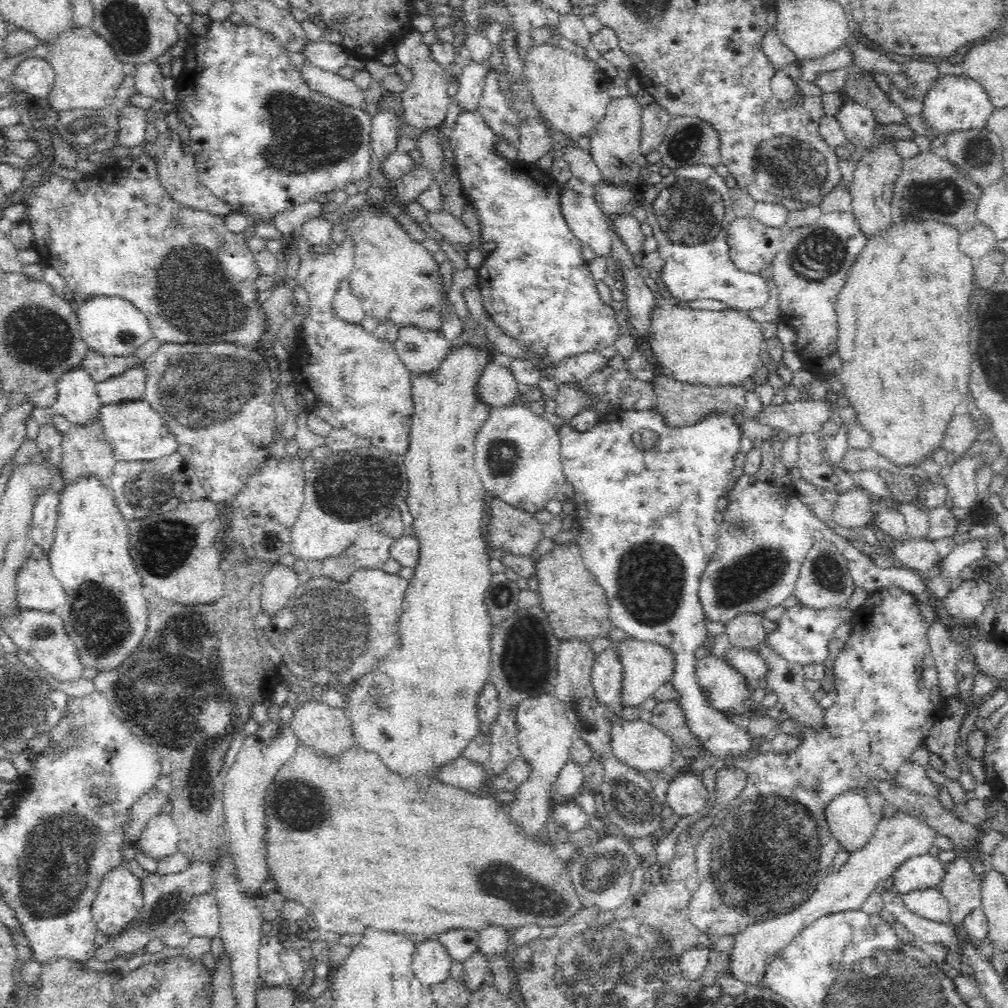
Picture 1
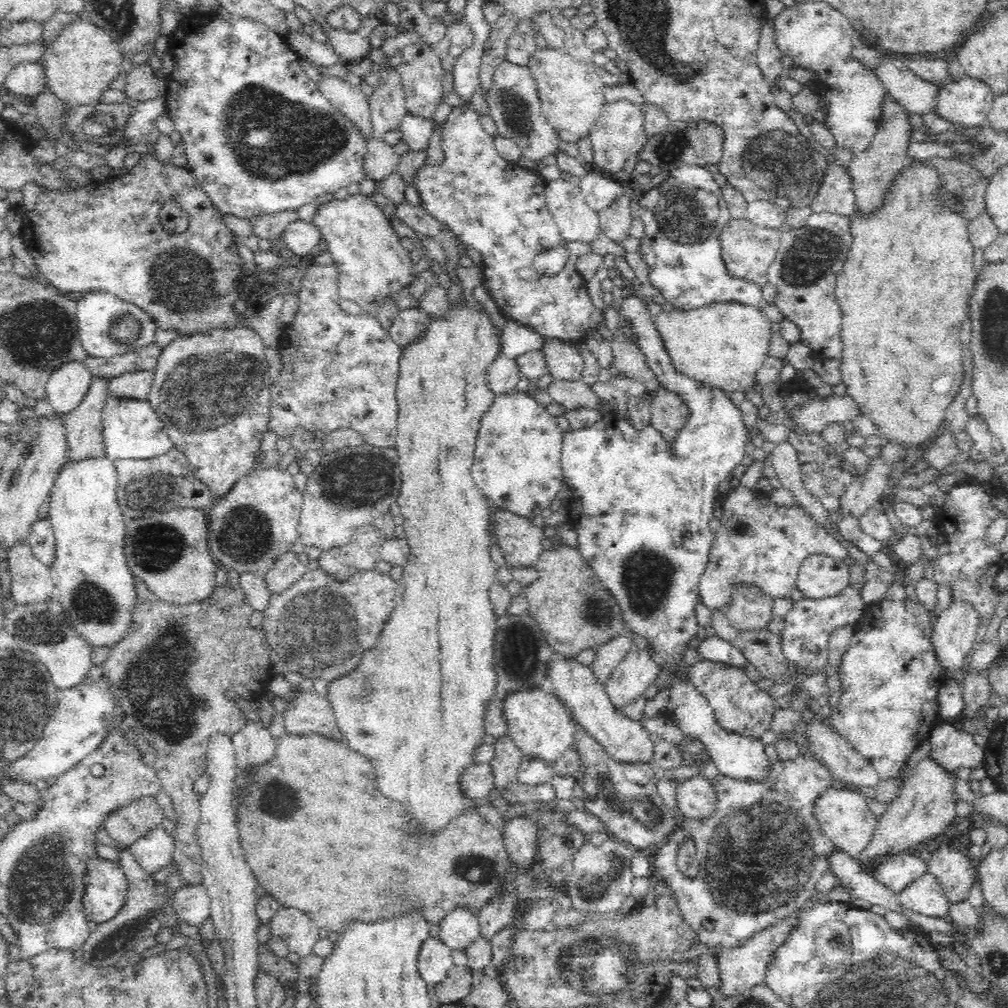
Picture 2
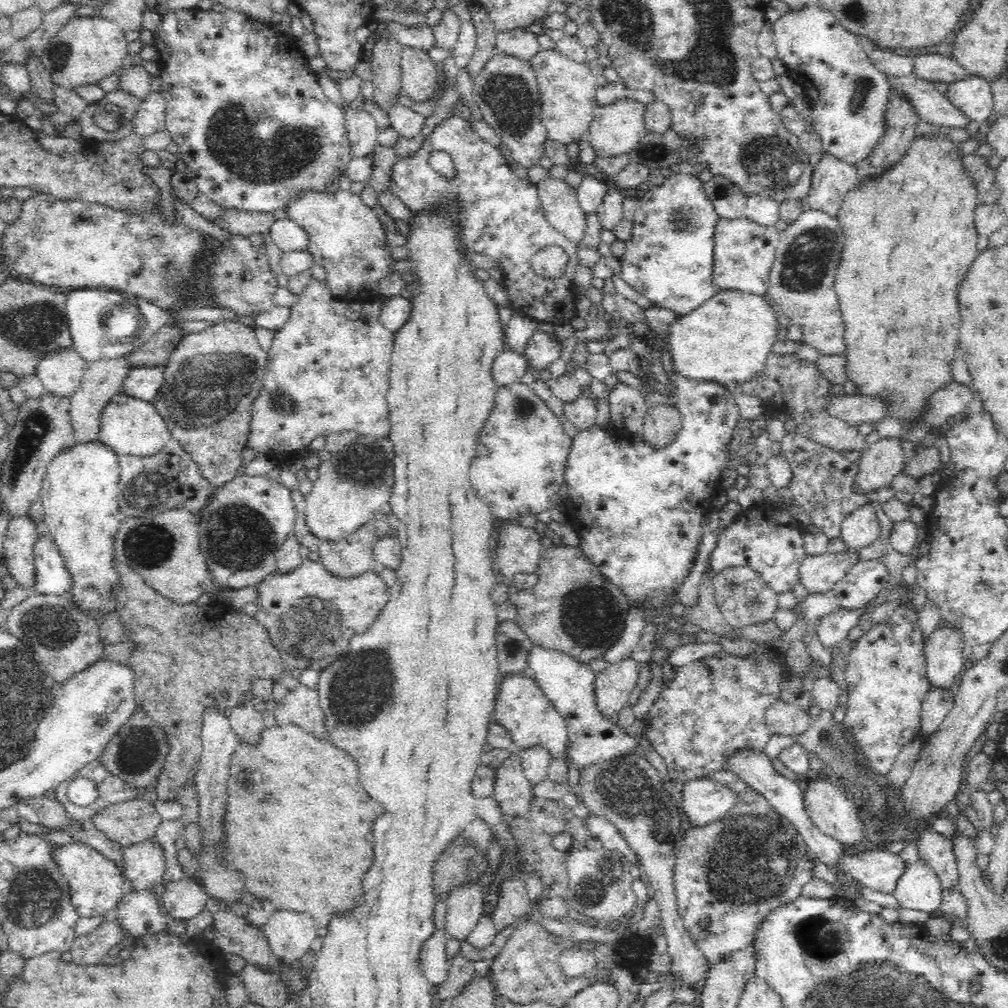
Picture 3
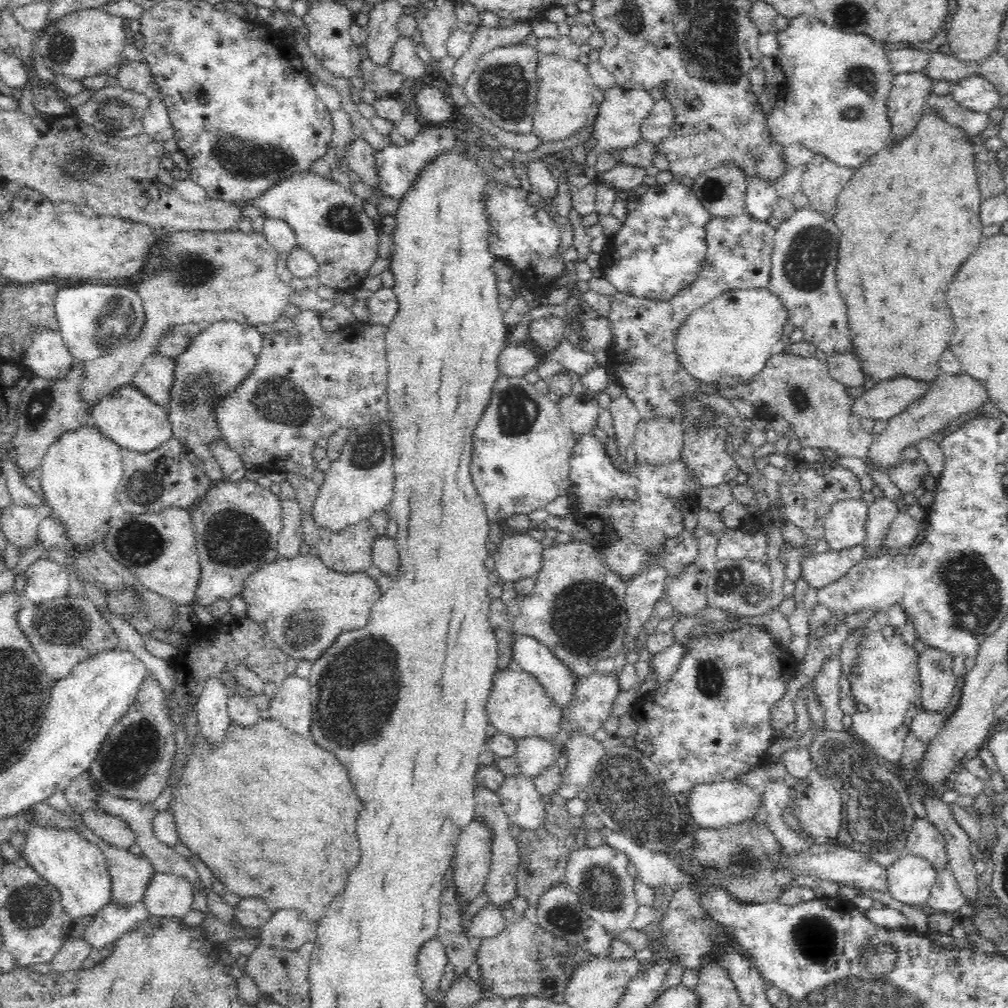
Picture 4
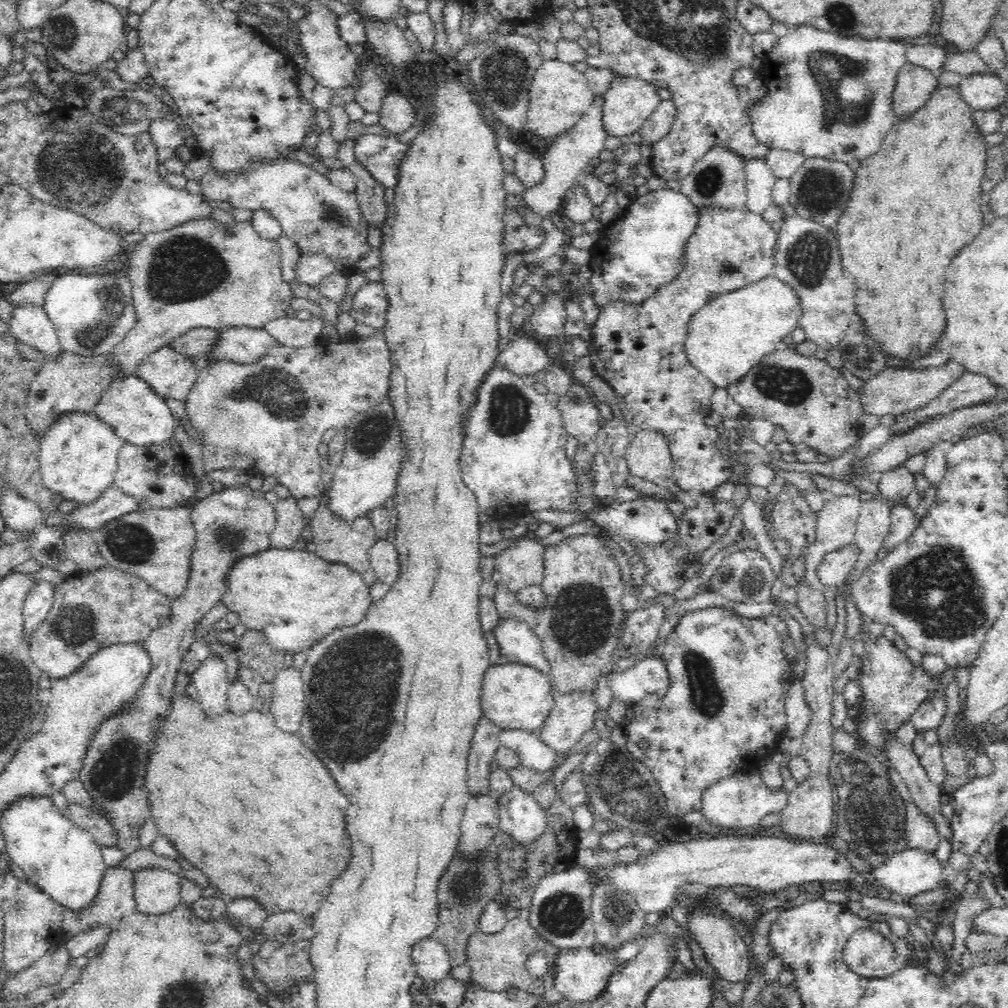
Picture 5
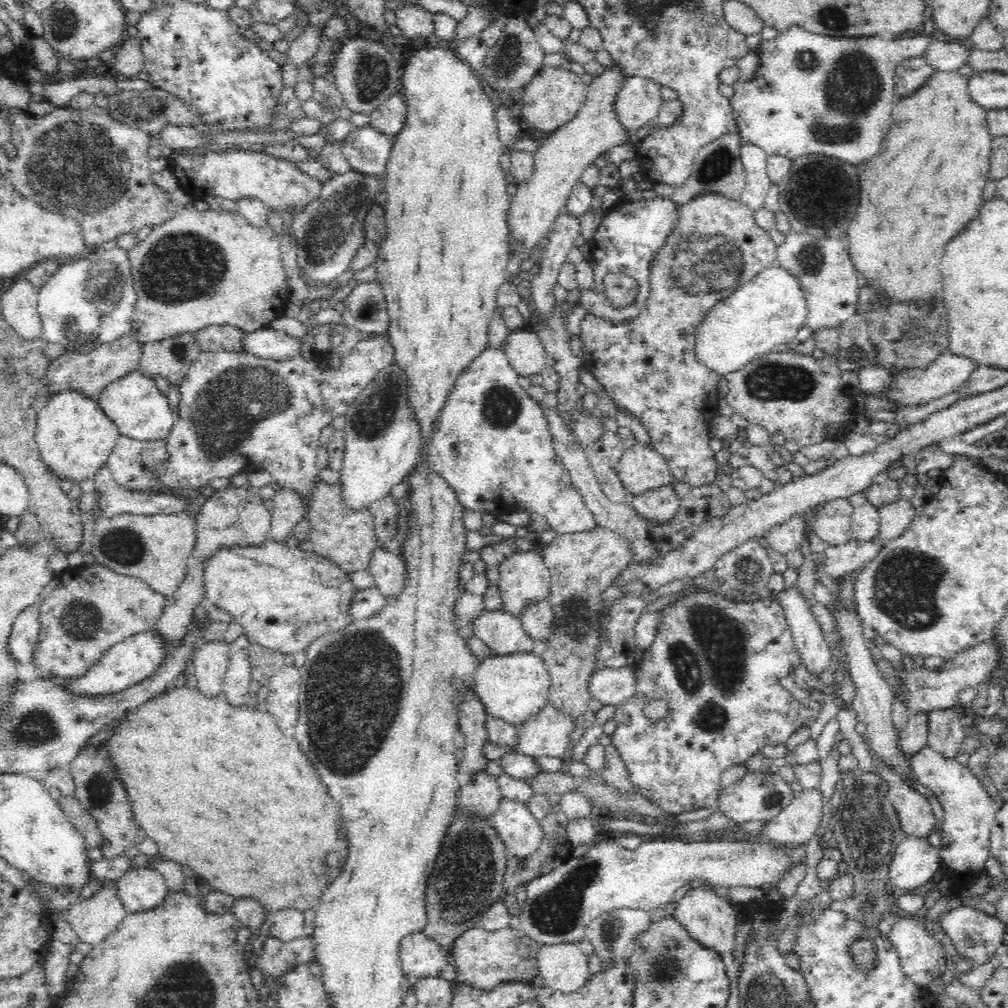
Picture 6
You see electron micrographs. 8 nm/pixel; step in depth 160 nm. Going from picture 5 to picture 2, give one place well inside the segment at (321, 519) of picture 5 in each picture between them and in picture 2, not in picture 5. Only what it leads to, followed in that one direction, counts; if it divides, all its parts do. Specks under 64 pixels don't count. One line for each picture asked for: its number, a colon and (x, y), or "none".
2: (362, 552)
3: (352, 556)
4: (349, 551)

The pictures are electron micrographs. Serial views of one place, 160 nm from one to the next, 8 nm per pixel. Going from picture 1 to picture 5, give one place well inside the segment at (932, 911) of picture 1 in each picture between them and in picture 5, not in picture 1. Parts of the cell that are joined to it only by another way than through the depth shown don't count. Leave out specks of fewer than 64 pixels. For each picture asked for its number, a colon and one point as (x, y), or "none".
2: (925, 896)
3: (920, 889)
4: (911, 878)
5: (911, 872)

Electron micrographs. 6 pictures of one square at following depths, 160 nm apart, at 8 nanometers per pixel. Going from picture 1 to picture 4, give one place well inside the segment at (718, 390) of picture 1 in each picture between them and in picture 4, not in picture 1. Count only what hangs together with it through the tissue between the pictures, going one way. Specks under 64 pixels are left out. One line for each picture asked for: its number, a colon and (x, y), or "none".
2: (670, 413)
3: (662, 423)
4: (657, 440)

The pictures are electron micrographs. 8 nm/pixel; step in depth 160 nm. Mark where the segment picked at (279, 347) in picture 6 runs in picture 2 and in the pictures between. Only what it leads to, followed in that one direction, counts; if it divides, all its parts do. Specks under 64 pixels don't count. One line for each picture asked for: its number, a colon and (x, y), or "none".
2: (212, 391)
3: (212, 378)
4: (223, 354)
5: (243, 345)

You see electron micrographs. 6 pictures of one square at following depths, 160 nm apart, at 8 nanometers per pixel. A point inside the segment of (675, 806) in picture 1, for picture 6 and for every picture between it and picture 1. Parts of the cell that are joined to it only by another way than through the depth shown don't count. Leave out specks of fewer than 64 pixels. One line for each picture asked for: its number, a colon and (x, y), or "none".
2: (695, 798)
3: (703, 800)
4: (717, 804)
5: (739, 801)
6: (755, 796)

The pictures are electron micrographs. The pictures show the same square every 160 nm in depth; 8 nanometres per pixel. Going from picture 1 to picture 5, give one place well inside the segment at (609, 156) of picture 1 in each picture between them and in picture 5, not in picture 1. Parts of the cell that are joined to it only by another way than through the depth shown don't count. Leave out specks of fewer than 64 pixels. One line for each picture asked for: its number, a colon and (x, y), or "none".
2: (619, 133)
3: (617, 129)
4: (620, 119)
5: (630, 102)

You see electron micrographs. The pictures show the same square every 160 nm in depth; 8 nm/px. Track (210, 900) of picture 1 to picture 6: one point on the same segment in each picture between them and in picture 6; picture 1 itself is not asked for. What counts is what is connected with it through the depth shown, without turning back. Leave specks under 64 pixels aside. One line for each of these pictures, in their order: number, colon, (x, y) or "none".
2: (192, 903)
3: (184, 900)
4: (169, 895)
5: (157, 891)
6: (143, 888)

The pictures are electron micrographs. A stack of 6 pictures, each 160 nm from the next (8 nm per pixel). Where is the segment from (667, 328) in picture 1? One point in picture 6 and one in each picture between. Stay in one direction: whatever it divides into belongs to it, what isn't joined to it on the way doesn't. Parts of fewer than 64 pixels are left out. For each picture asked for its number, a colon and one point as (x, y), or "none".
2: (724, 344)
3: (727, 340)
4: (727, 341)
5: (725, 338)
6: (769, 310)

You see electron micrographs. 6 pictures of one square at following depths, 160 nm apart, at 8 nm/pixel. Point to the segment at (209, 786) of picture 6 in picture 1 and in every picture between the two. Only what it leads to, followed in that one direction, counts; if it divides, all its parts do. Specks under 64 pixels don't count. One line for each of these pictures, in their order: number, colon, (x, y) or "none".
1: (362, 847)
2: (320, 835)
3: (294, 790)
4: (291, 810)
5: (250, 806)

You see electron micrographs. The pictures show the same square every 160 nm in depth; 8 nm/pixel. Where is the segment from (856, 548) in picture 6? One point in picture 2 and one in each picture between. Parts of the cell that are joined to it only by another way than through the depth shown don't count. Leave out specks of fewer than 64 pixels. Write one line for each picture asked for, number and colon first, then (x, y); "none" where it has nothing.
2: (821, 576)
3: (819, 574)
4: (819, 570)
5: (834, 568)

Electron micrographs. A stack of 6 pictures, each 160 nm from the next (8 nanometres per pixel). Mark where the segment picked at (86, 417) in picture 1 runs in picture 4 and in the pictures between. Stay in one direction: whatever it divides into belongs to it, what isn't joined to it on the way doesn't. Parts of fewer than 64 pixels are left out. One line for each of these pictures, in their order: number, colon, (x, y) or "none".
2: (67, 388)
3: (61, 373)
4: (49, 358)

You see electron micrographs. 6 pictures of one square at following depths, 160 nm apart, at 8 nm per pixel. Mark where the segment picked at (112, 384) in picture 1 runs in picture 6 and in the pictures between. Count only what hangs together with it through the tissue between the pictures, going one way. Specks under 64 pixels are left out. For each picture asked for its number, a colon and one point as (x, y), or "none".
2: (136, 384)
3: (143, 383)
4: (153, 380)
5: (171, 375)
6: (170, 359)

